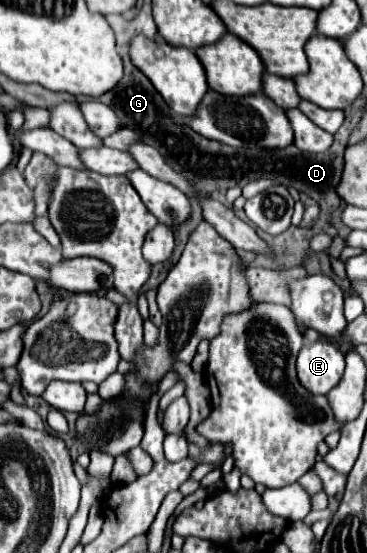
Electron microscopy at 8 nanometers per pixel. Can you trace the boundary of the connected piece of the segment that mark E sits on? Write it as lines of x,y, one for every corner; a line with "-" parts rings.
328,341
306,343
298,353
296,373
300,385
312,395
328,395
344,373
344,353

